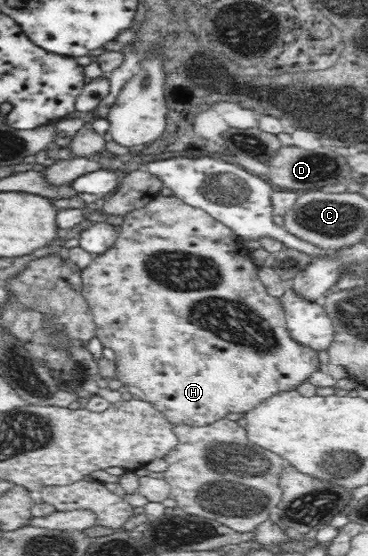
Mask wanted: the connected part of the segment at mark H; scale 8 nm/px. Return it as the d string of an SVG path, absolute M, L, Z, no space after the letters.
M173 194L158 196L142 208L127 213L120 225L121 231L115 244L103 254L96 255L82 270L82 295L94 316L96 336L104 348L115 353L117 378L133 399L153 404L174 425L208 425L233 412L252 411L257 404L279 392L296 390L313 372L322 370L318 351L293 340L286 325L280 297L271 296L266 291L258 277L258 266L251 262L250 252L241 242L240 236L235 235L228 226L215 220L209 213L185 204Z

